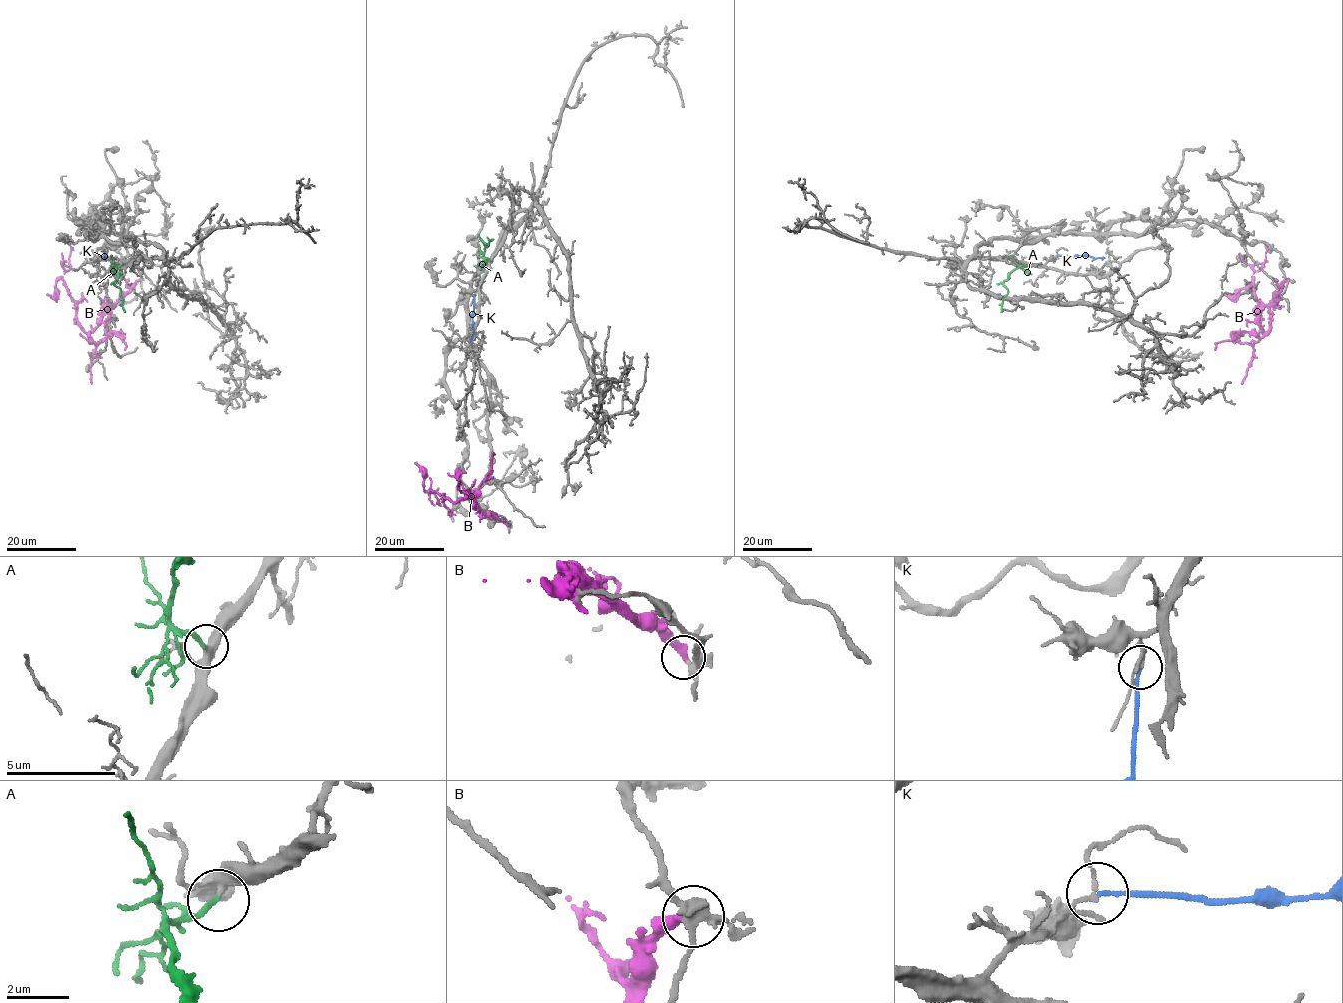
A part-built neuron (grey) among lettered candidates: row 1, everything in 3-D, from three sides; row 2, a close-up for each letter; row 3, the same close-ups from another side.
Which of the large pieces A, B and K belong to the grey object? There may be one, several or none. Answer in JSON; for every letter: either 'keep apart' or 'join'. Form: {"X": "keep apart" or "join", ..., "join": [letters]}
{"A": "join", "B": "keep apart", "K": "keep apart", "join": ["A"]}

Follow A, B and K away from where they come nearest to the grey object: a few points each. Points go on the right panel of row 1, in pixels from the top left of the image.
A: (1022, 264), (1003, 281), (1008, 291), (1001, 312)
B: (1287, 280), (1277, 299), (1265, 305), (1258, 315), (1264, 333), (1252, 276), (1265, 258), (1264, 245)
K: (1057, 255), (1104, 257)

